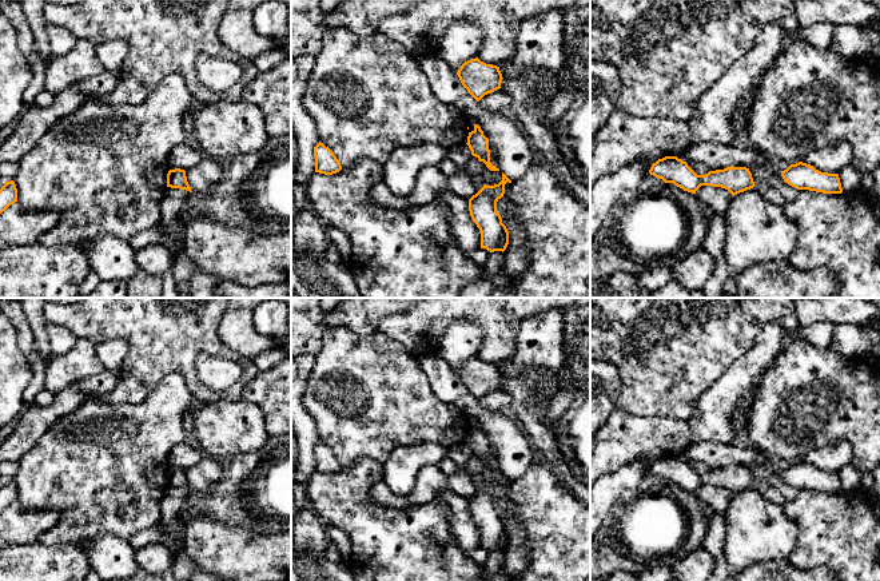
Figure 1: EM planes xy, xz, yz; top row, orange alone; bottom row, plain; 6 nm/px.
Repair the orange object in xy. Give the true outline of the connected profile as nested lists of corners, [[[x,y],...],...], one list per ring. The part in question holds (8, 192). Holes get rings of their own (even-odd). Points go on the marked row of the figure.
[[[13,180],[5,182],[0,188],[0,214],[17,202],[17,188]]]

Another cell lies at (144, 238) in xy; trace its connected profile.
[[[154,227],[154,228],[147,228],[147,230],[136,232],[130,239],[130,244],[132,246],[135,251],[139,251],[150,244],[160,243],[160,239],[162,239],[160,230]]]

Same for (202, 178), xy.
[[[204,155],[198,166],[186,170],[191,191],[206,195],[223,178],[224,167],[224,162]]]

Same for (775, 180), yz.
[[[772,172],[766,178],[766,186],[775,188],[787,200],[792,200],[797,196],[799,190],[784,182],[781,172]]]

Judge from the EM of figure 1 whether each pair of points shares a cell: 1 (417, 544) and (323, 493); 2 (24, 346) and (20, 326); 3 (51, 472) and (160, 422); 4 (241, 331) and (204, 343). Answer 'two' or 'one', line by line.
1: one
2: one
3: one
4: two

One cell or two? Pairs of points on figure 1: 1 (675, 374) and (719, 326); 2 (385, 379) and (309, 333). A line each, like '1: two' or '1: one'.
1: one
2: two

